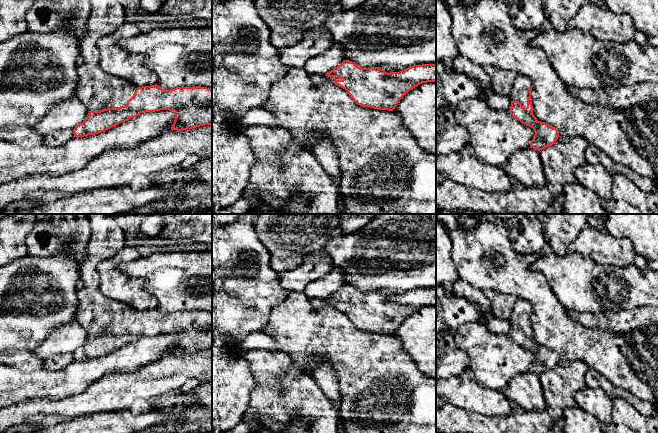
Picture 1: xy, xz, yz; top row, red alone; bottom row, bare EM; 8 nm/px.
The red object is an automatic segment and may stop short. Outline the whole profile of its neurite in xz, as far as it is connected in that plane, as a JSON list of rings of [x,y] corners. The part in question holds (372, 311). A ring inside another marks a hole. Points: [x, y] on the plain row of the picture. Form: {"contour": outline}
{"contour": [[[344,284],[325,299],[309,298],[309,301],[314,307],[329,305],[345,313],[353,325],[360,330],[393,335],[407,316],[419,308],[436,306],[436,288],[413,289],[400,296],[387,297],[380,291],[361,292],[352,285]]]}

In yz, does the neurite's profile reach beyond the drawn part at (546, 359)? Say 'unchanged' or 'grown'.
grown

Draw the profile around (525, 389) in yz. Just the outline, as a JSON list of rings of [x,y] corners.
[[[530,371],[511,378],[503,393],[510,402],[516,402],[525,411],[545,410],[544,390],[536,373]]]

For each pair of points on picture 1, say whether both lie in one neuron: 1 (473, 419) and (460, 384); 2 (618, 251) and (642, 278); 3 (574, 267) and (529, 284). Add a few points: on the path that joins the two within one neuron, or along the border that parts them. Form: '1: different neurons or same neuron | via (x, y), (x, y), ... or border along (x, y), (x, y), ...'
1: different neurons | border along (448, 402), (464, 409), (493, 416)
2: different neurons | border along (633, 263), (627, 266), (606, 265)
3: different neurons | border along (538, 255), (529, 268), (544, 276), (556, 298)

